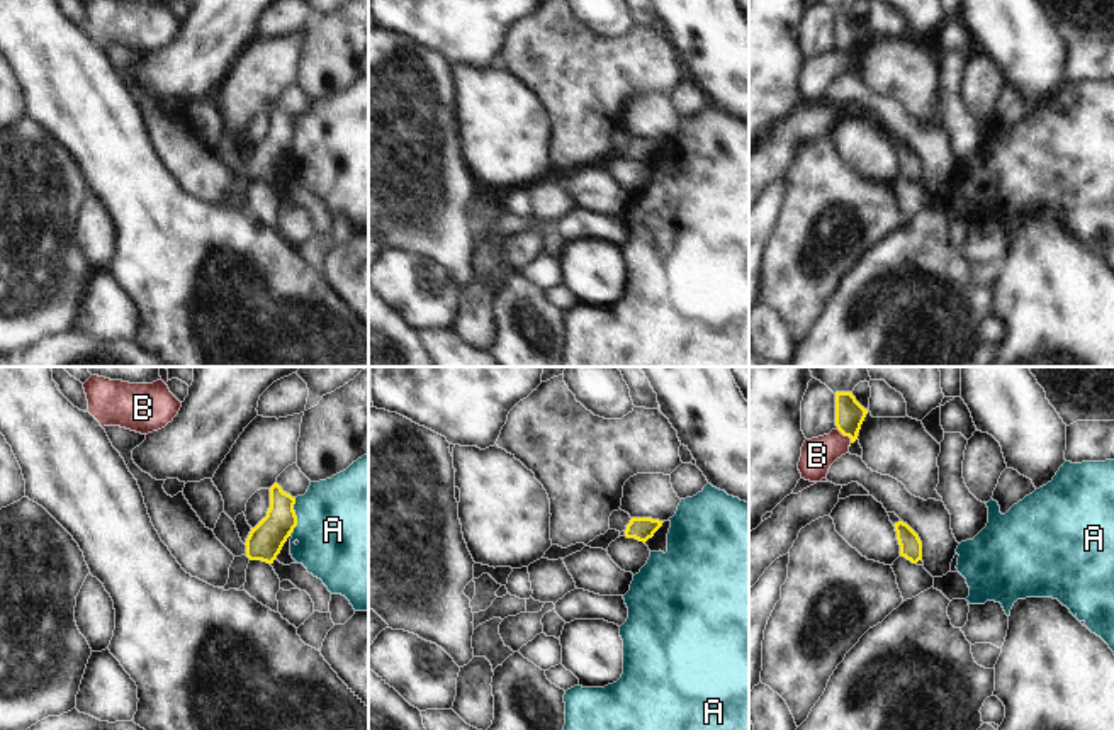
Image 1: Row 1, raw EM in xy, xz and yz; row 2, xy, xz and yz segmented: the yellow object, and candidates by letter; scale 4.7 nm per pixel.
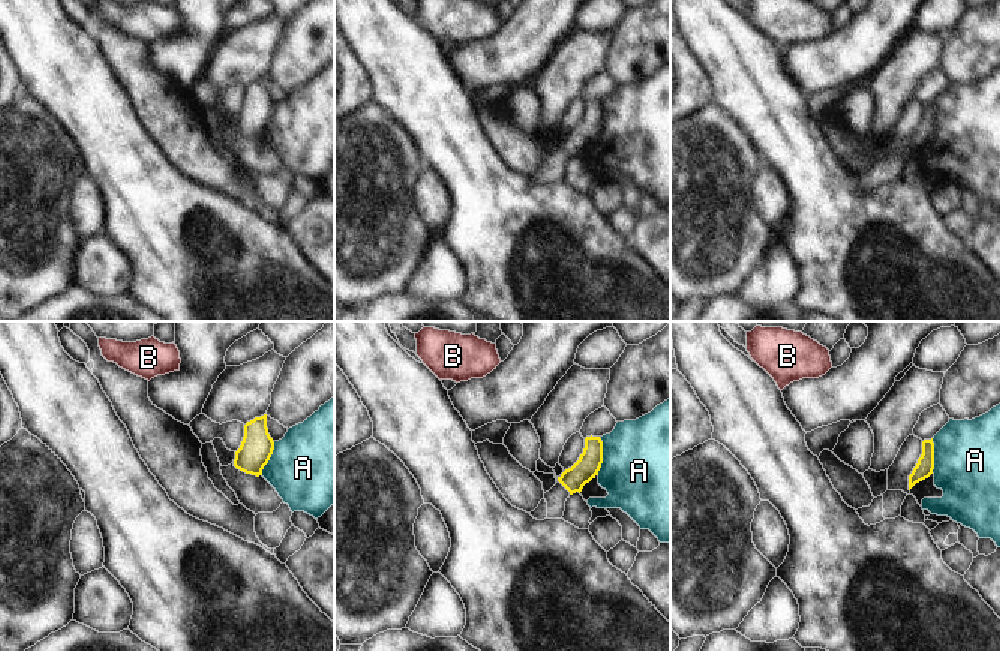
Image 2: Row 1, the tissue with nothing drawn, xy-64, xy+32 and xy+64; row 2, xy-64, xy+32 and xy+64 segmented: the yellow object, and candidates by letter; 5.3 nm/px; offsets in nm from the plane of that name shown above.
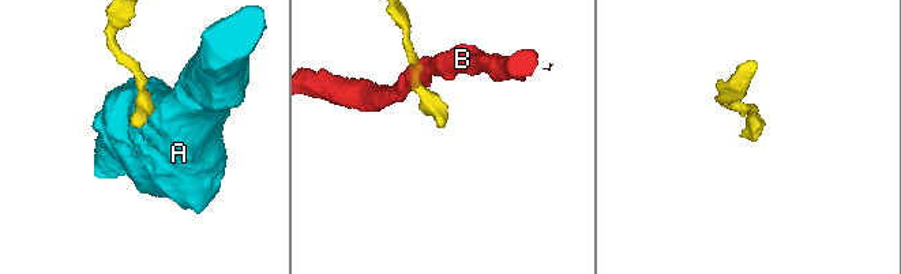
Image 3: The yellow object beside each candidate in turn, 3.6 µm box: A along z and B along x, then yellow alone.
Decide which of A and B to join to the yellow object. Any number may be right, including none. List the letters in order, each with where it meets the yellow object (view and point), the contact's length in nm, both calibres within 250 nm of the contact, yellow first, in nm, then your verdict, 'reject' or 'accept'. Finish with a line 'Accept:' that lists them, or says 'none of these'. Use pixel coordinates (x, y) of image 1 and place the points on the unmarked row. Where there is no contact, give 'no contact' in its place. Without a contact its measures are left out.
A: xy (294, 134) | 160 nm | 170/460 nm | reject
B: yz (848, 55) | 110 nm | 140/160 nm | reject
Accept: none of these

